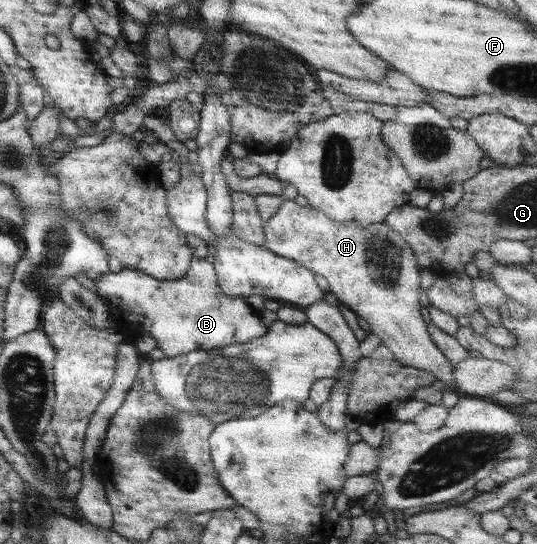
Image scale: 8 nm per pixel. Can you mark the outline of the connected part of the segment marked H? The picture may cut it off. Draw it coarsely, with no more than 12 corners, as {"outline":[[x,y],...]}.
{"outline":[[282,200],[265,249],[323,276],[401,364],[460,394],[385,222]]}

